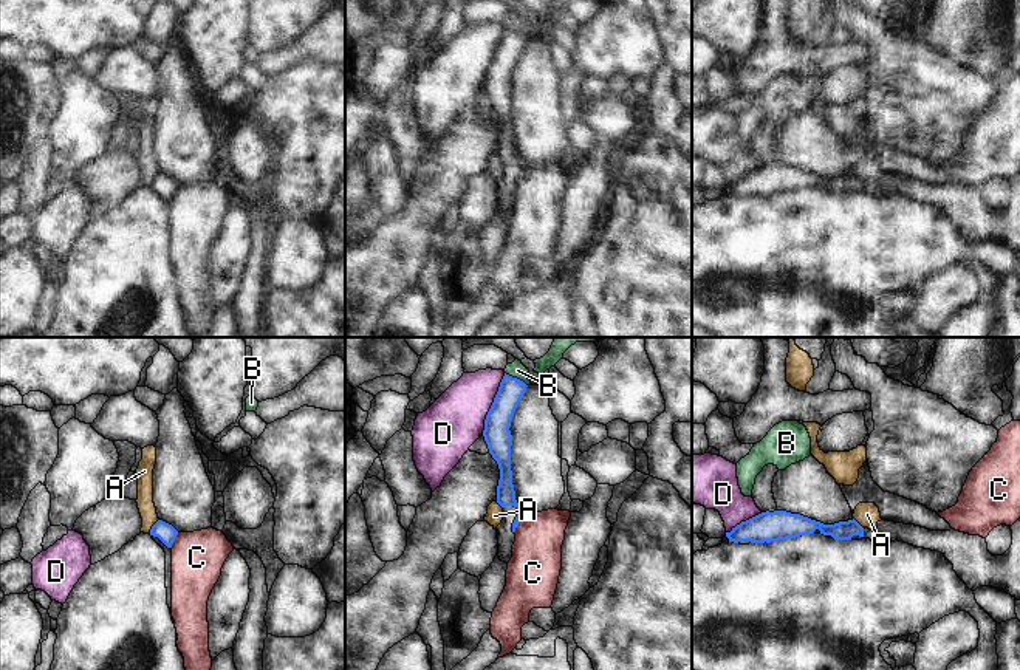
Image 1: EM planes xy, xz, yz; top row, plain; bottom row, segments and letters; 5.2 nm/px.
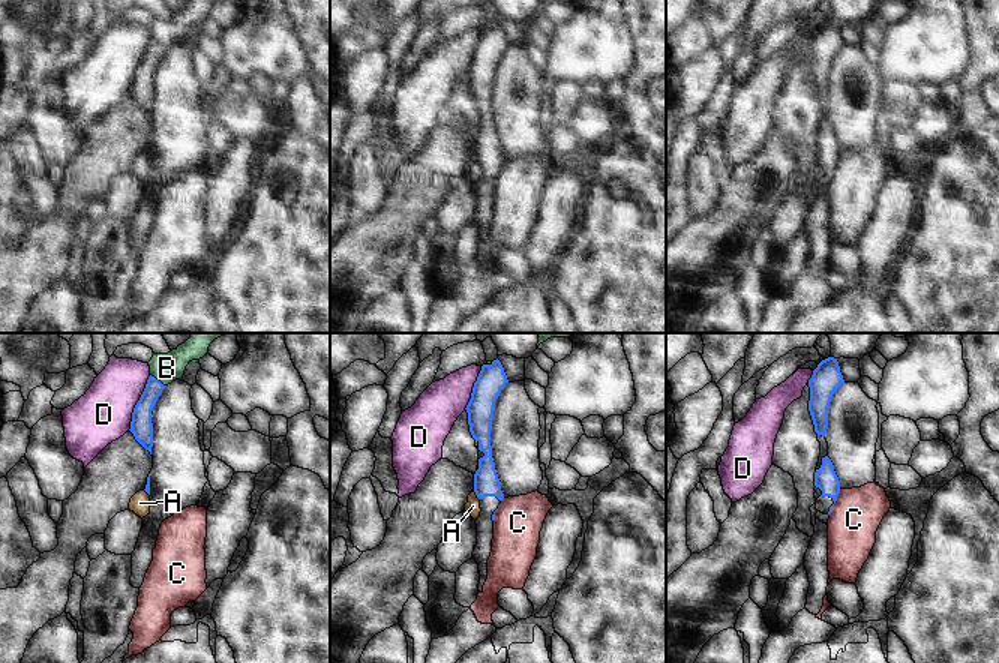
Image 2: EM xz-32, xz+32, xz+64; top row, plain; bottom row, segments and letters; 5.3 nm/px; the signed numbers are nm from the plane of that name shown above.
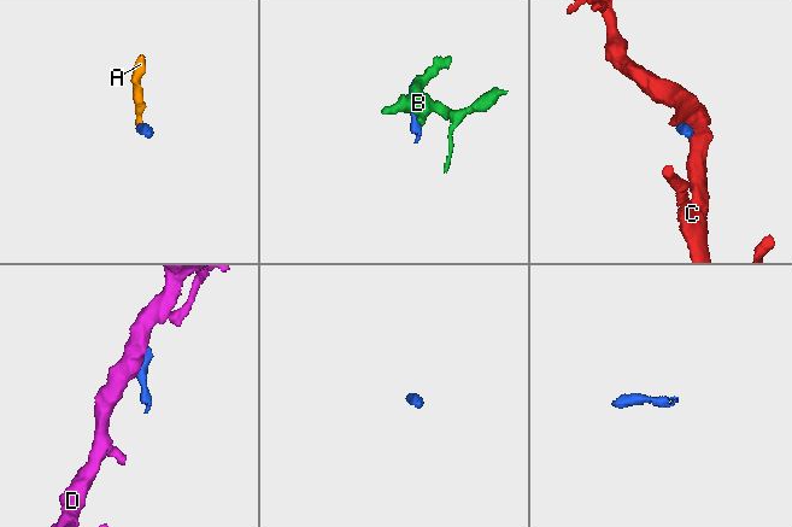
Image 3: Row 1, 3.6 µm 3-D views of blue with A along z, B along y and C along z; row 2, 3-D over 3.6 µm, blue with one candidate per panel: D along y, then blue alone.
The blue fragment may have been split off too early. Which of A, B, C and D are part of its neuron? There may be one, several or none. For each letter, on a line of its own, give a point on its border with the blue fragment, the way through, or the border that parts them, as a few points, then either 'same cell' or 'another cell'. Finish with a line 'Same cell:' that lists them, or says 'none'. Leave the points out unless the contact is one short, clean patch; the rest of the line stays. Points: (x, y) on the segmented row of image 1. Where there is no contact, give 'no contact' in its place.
A: xy (152, 526) | along xy (158, 519), (149, 533) | another cell
B: xz (516, 378) | along xz (505, 372), (519, 378), (527, 386) | another cell
C: xy (174, 540) | along xy (178, 533), (171, 546) | another cell
D: xz (492, 403) | along xz (505, 373), (482, 432) | another cell
Same cell: none

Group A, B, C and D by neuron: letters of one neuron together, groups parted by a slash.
A / B / C / D

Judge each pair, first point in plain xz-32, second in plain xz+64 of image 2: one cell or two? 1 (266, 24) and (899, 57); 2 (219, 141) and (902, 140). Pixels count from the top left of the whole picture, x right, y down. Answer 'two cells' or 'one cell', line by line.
1: one cell
2: one cell

